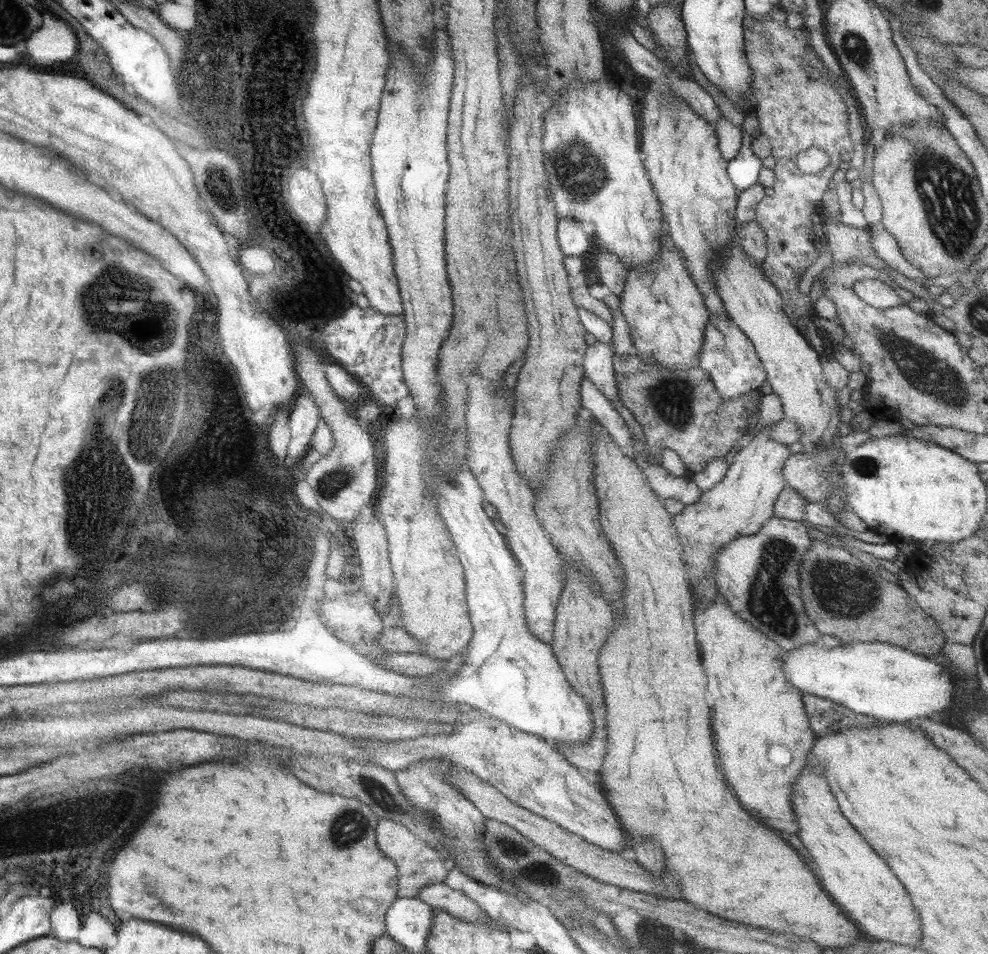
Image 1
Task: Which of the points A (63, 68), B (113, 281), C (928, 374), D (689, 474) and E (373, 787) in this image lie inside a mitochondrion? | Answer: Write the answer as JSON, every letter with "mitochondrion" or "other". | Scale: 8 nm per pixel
{"A":"other","B":"mitochondrion","C":"mitochondrion","D":"other","E":"mitochondrion"}

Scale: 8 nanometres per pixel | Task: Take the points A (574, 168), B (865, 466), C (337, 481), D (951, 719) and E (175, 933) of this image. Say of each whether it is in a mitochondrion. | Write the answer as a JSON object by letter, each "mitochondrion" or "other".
{"A":"mitochondrion","B":"mitochondrion","C":"mitochondrion","D":"other","E":"other"}

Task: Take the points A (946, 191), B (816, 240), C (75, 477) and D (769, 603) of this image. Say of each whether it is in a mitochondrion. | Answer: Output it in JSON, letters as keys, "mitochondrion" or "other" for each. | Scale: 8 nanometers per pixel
{"A":"mitochondrion","B":"other","C":"mitochondrion","D":"mitochondrion"}

